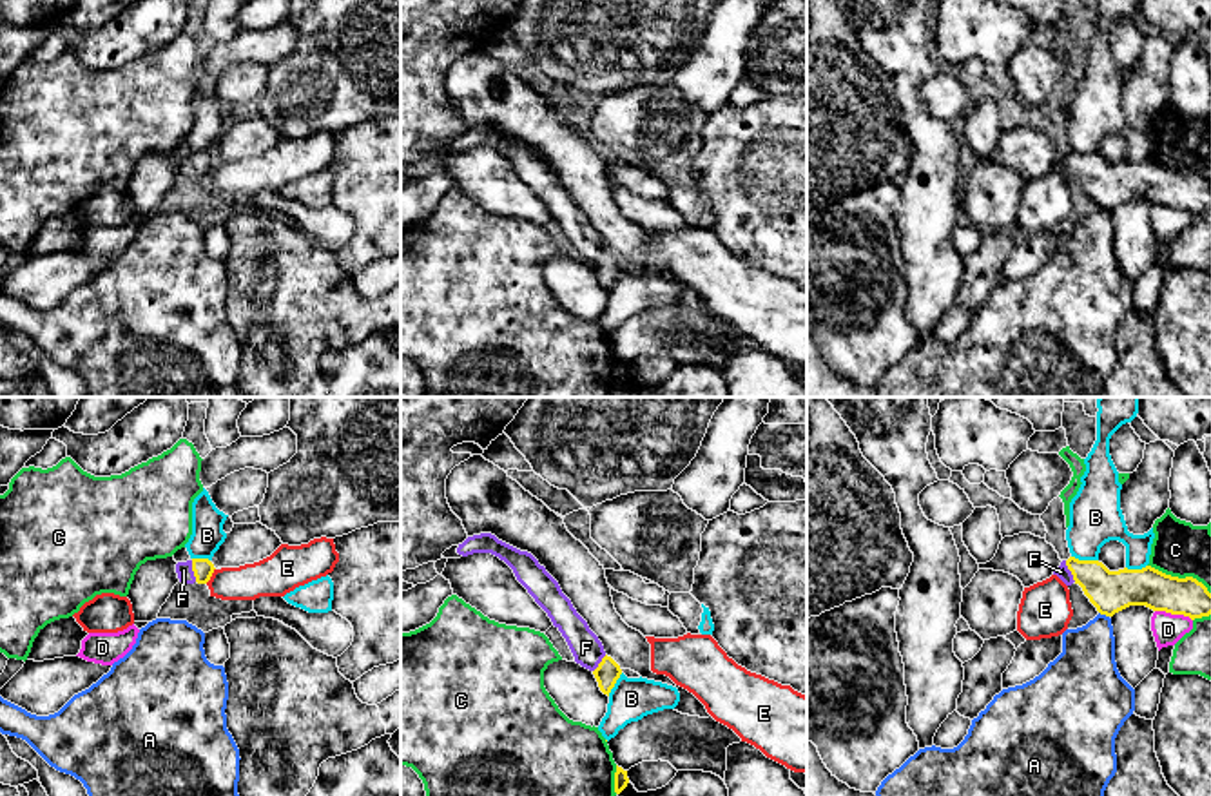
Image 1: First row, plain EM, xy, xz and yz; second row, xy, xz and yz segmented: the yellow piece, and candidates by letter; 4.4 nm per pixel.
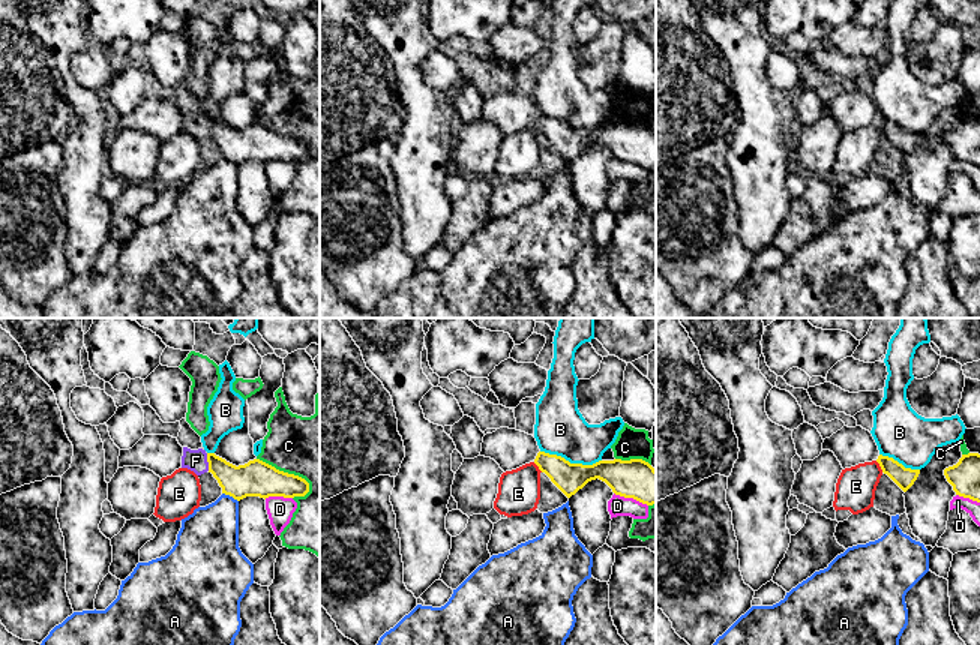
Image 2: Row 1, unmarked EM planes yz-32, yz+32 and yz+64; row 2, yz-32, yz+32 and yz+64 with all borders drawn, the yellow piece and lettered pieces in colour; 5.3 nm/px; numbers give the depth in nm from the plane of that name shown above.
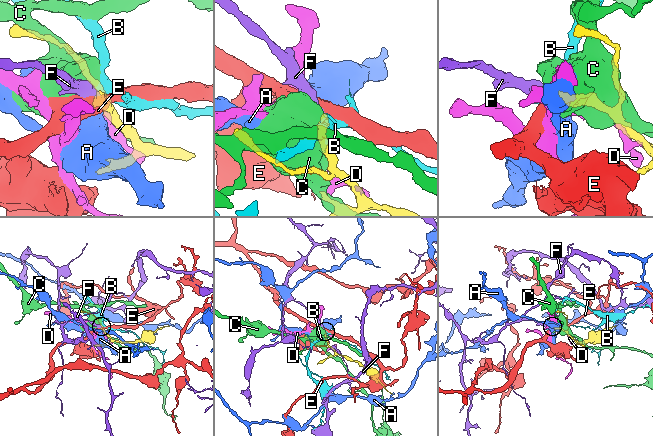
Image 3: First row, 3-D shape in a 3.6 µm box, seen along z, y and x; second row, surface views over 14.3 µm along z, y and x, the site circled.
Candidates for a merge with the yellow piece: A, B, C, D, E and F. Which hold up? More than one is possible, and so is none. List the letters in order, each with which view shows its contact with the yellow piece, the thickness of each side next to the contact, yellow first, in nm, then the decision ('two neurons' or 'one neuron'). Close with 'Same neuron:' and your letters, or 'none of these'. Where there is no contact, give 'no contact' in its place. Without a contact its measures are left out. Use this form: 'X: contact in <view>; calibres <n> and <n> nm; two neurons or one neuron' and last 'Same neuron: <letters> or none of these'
A: contact in yz; calibres 190 and 260 nm; two neurons
B: contact in yz; calibres 190 and 240 nm; two neurons
C: contact in yz; calibres 170 and 240 nm; two neurons
D: contact in yz; calibres 170 and 140 nm; two neurons
E: contact in xy; calibres 90 and 160 nm; two neurons
F: contact in xy; calibres 90 and 70 nm; one neuron
Same neuron: F

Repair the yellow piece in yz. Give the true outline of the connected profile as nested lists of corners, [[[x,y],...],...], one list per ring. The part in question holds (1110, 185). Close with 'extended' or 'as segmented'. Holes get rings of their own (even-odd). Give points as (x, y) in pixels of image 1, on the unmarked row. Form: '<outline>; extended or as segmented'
[[[1070,150],[1053,165],[1066,180],[1079,178],[1100,209],[1113,210],[1129,199],[1184,209],[1211,209],[1211,187],[1193,170],[1178,172],[1151,160],[1109,165],[1099,154]]]; extended

